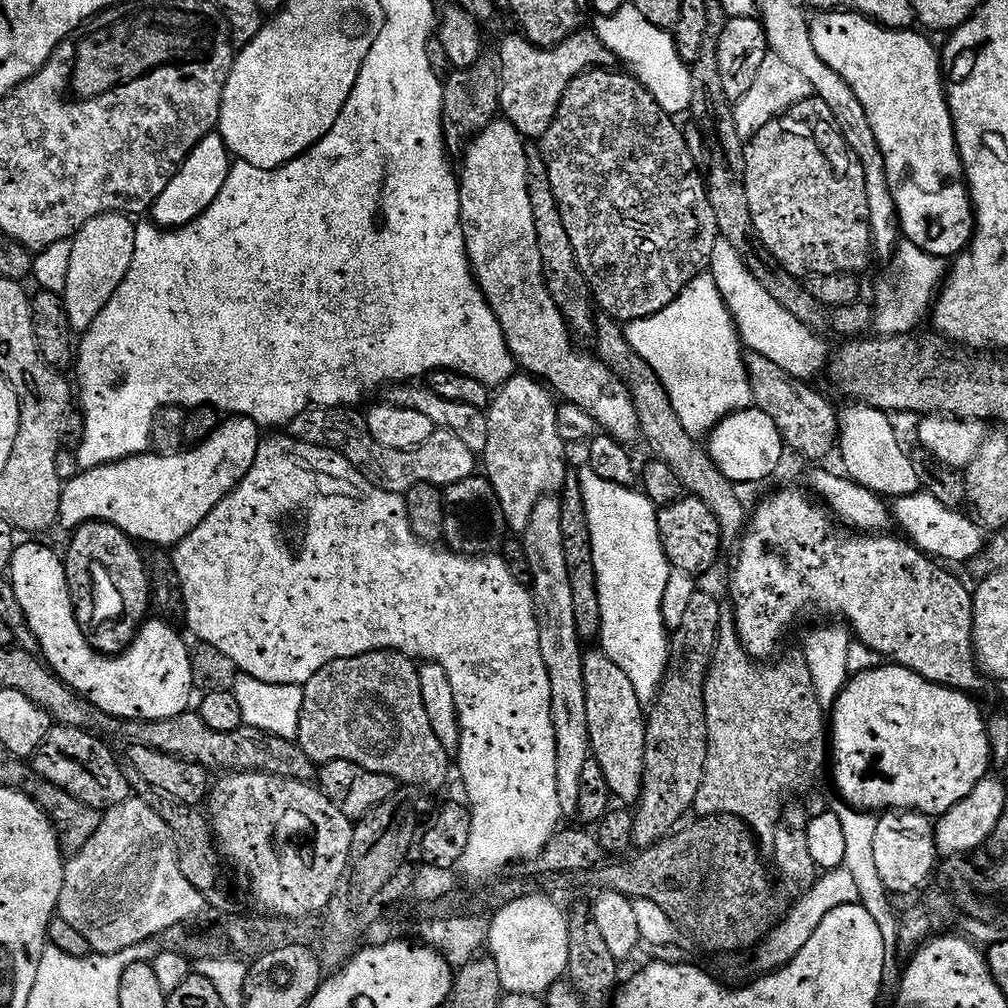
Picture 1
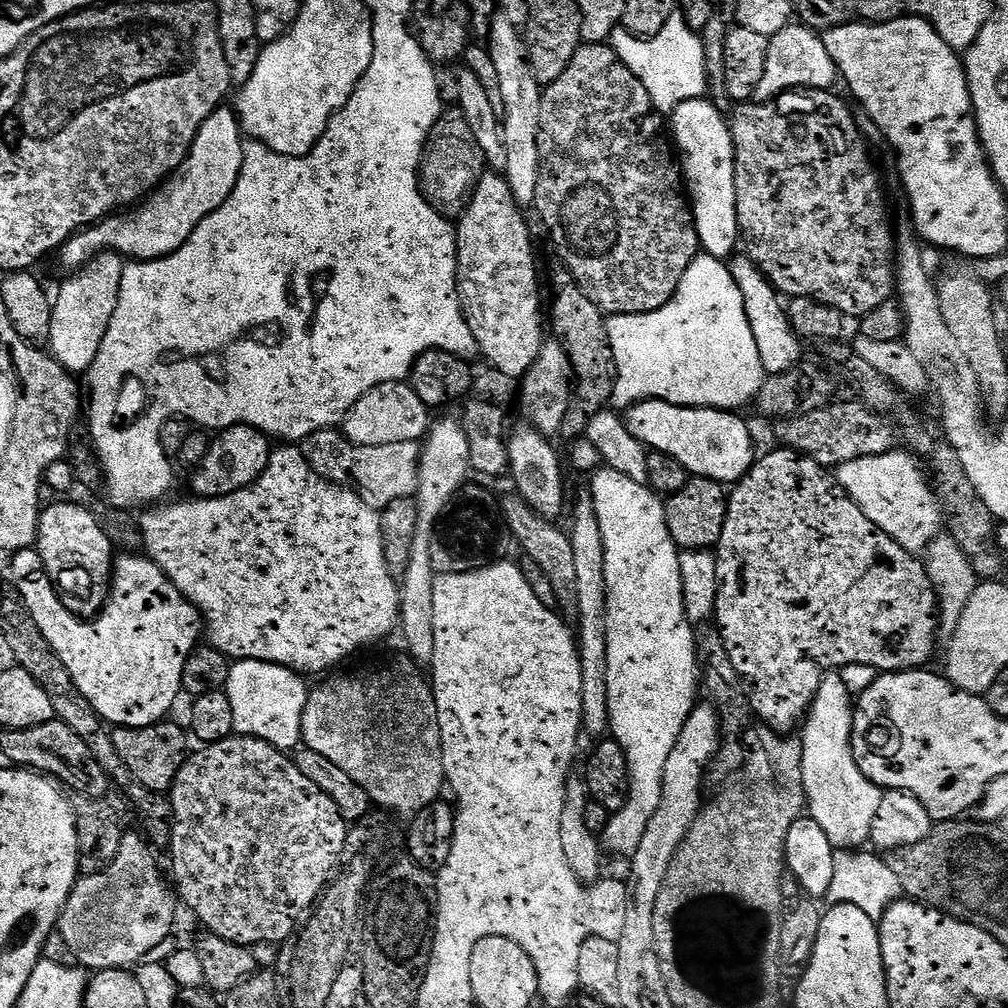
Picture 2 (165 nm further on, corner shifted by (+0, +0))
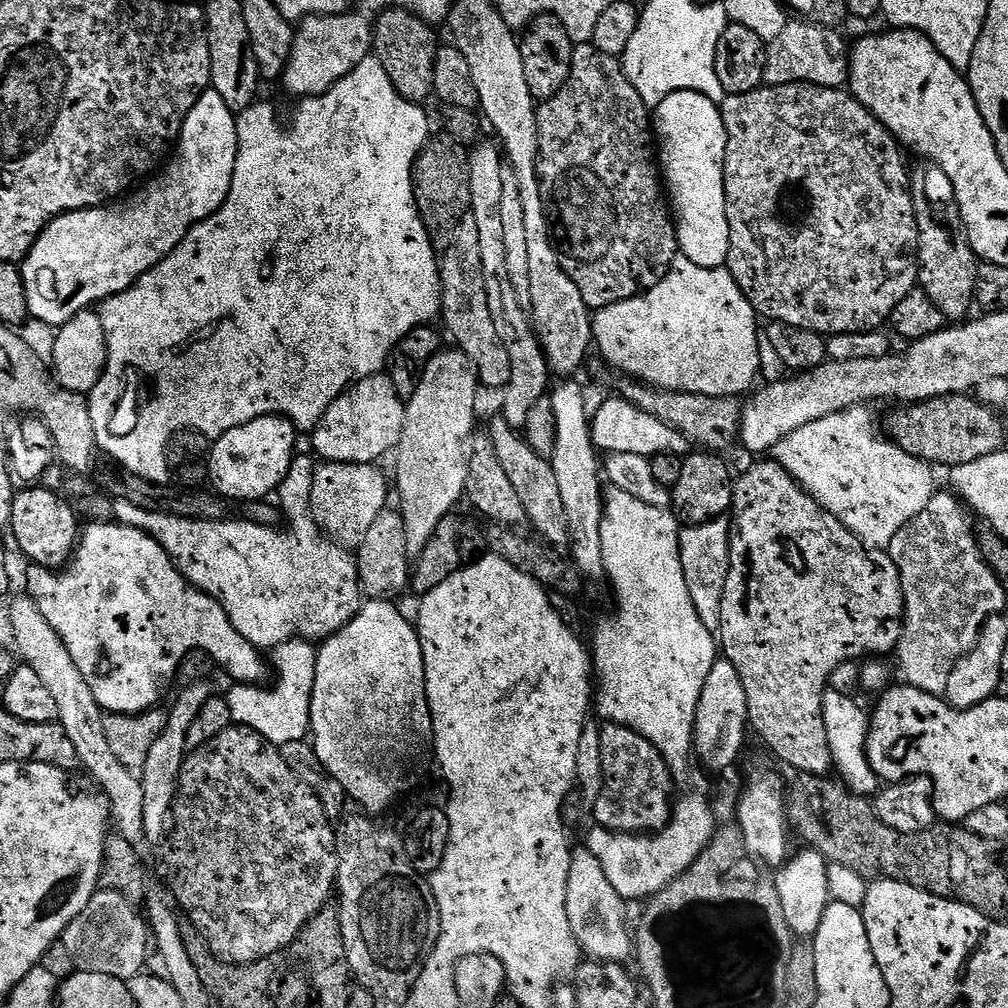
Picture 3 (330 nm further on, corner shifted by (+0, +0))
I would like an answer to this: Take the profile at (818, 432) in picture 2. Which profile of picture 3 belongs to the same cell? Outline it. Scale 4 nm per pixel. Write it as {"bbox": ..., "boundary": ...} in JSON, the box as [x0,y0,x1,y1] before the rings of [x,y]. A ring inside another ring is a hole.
{"bbox":[887,394,1005,470],"boundary":[[[968,394],[939,396],[919,404],[897,407],[900,409],[888,416],[887,439],[925,464],[945,464],[948,470],[1001,451],[1005,447],[1003,422],[987,403],[972,398]]]}

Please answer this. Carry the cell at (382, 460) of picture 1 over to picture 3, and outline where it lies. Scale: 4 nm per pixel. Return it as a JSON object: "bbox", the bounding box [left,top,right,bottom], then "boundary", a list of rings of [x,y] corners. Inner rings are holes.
{"bbox":[310,463,390,550],"boundary":[[[317,463],[314,486],[310,494],[311,514],[325,536],[349,550],[359,549],[366,530],[389,507],[390,480],[376,464]]]}

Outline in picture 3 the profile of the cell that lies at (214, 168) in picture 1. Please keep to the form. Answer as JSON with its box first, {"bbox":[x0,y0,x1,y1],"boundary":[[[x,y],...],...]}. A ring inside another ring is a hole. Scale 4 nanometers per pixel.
{"bbox":[22,90,239,330],"boundary":[[[211,90],[204,92],[182,126],[174,155],[159,174],[153,175],[131,193],[132,200],[112,202],[103,208],[67,212],[65,216],[49,222],[22,262],[29,317],[33,321],[41,320],[49,324],[49,329],[55,330],[80,312],[103,305],[105,300],[125,292],[134,281],[142,278],[142,274],[158,266],[158,262],[165,260],[184,241],[194,225],[201,224],[224,205],[234,182],[234,162],[238,158],[239,145],[236,116],[226,102],[222,102],[222,94]]]}

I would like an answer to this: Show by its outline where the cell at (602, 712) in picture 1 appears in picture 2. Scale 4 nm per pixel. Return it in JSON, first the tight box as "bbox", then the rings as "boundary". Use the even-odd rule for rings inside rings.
{"bbox":[502,494,578,617],"boundary":[[[512,494],[505,504],[503,501],[502,520],[507,531],[509,528],[516,535],[521,550],[536,563],[537,570],[544,575],[544,580],[548,583],[553,598],[560,603],[559,611],[565,617],[578,617],[578,577],[575,570],[574,550],[570,546],[567,531],[563,527],[556,528],[560,526],[539,516],[525,500],[520,499],[516,494]]]}

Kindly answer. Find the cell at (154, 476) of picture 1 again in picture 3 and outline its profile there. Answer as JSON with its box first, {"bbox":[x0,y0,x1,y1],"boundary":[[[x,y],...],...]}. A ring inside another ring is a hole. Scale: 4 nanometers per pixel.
{"bbox":[206,416,298,502],"boundary":[[[263,416],[215,437],[206,457],[211,487],[229,502],[260,500],[277,491],[297,455],[298,429],[284,416]]]}

